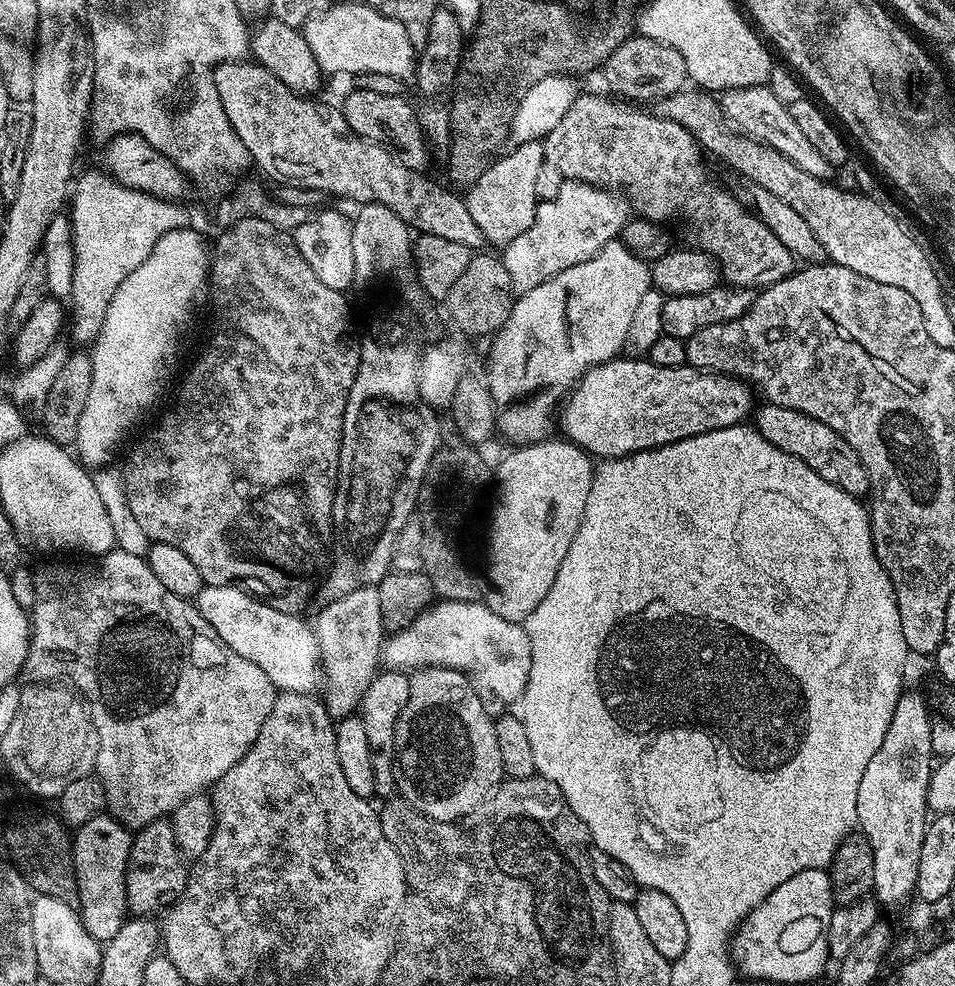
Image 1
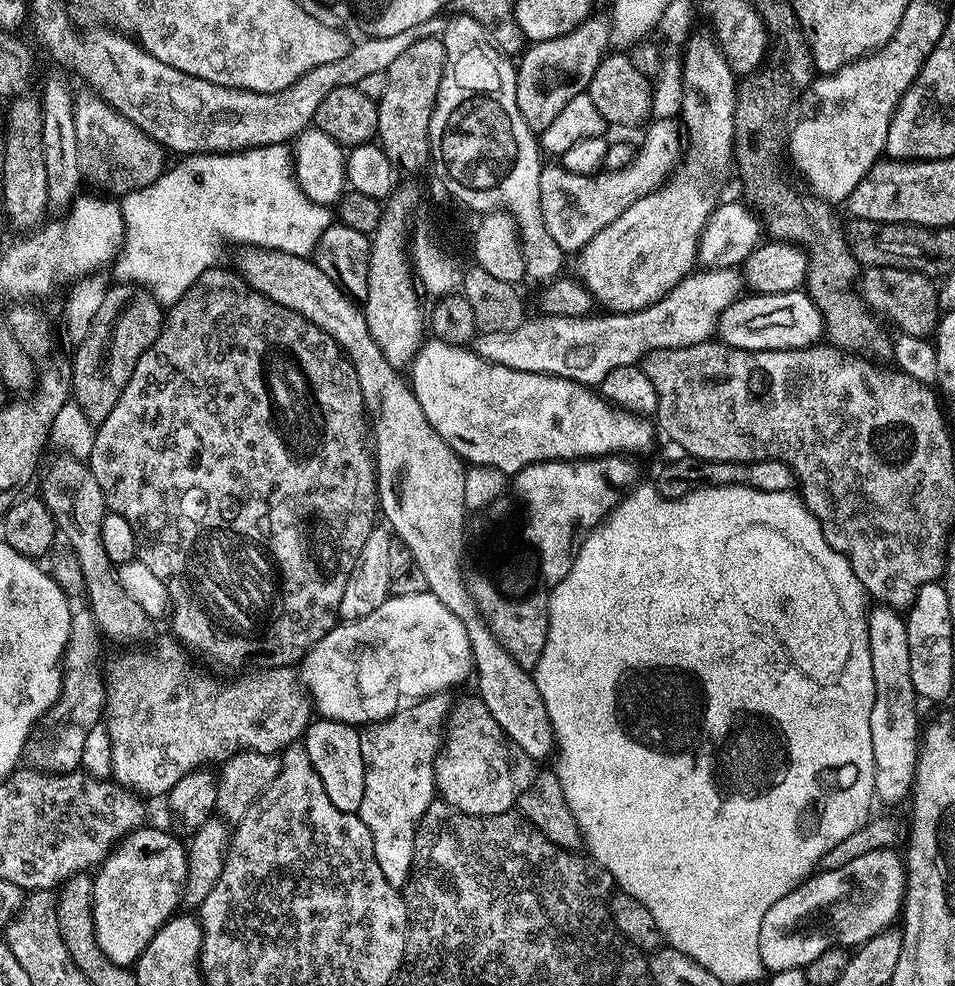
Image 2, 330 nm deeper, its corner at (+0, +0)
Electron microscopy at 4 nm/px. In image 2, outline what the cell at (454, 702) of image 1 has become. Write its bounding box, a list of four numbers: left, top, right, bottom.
[436,695,518,816]

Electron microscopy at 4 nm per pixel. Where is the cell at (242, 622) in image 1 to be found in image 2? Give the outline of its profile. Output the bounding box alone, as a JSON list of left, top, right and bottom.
[298,591,473,726]

